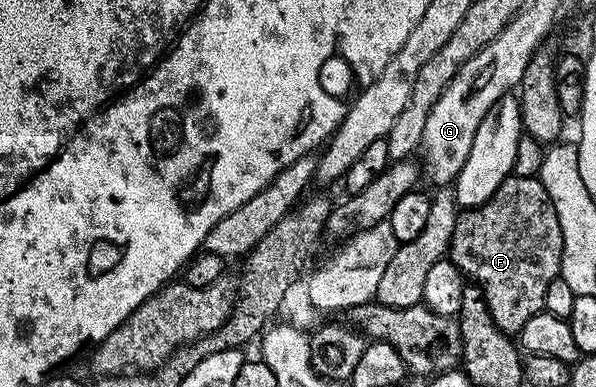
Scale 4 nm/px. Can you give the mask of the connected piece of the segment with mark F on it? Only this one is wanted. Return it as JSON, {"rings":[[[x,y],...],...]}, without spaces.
{"rings":[[[517,174],[502,180],[502,184],[496,189],[494,196],[486,200],[486,204],[464,208],[457,213],[454,236],[447,253],[452,263],[464,273],[465,279],[482,288],[494,324],[509,336],[519,335],[526,320],[544,310],[546,288],[550,288],[550,280],[560,277],[563,255],[564,241],[558,212],[546,188],[540,183],[539,177],[527,178]]]}

